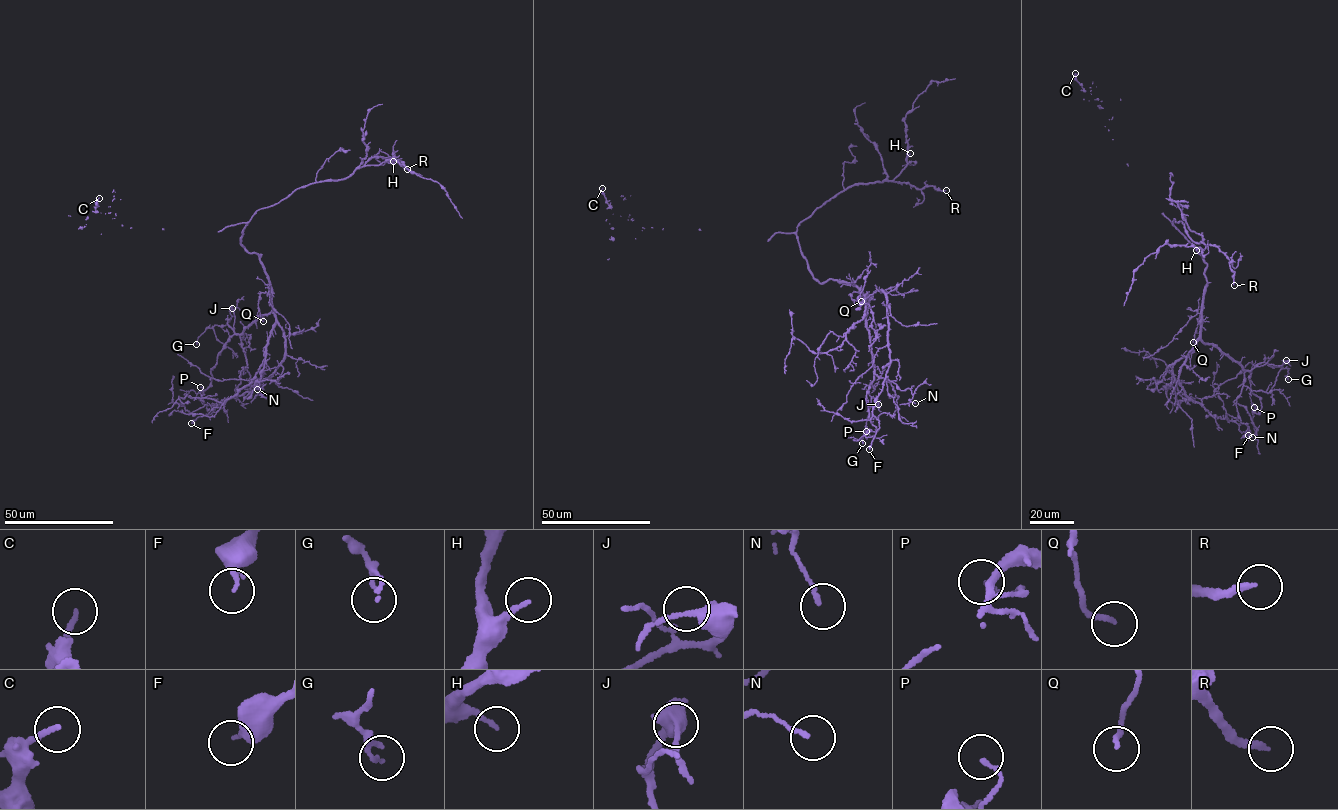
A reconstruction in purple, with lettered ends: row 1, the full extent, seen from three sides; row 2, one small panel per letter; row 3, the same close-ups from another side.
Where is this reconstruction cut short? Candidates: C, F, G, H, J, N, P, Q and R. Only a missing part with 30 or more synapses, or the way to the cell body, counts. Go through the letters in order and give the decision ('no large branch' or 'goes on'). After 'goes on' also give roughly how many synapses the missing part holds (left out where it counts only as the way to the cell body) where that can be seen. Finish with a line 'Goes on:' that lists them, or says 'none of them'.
C: no large branch
F: no large branch
G: no large branch
H: no large branch
J: no large branch
N: no large branch
P: no large branch
Q: no large branch
R: goes on; 40 synapses
Goes on: R

